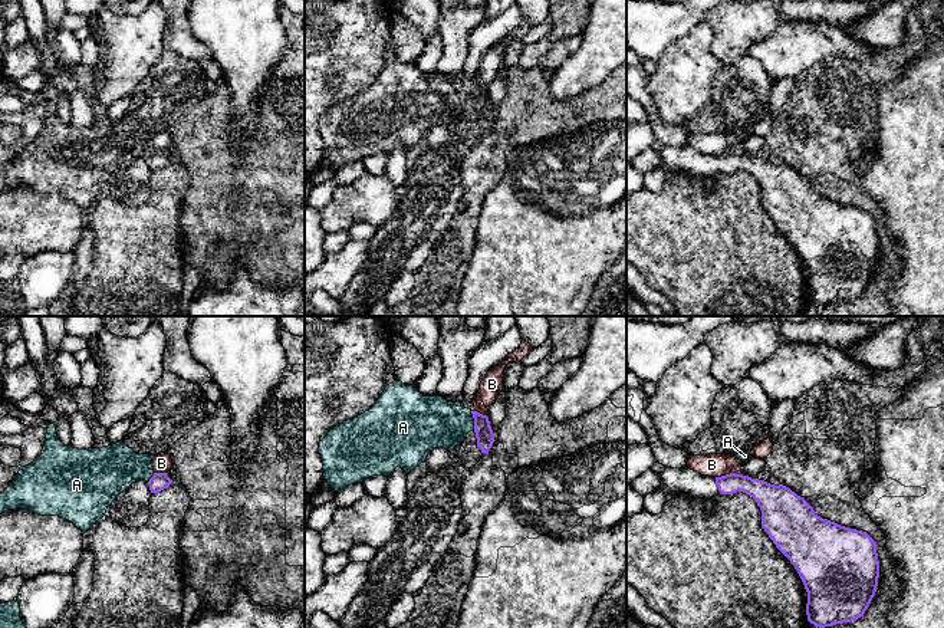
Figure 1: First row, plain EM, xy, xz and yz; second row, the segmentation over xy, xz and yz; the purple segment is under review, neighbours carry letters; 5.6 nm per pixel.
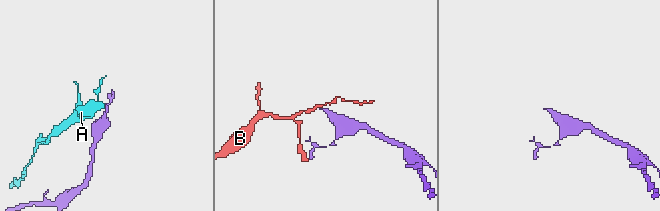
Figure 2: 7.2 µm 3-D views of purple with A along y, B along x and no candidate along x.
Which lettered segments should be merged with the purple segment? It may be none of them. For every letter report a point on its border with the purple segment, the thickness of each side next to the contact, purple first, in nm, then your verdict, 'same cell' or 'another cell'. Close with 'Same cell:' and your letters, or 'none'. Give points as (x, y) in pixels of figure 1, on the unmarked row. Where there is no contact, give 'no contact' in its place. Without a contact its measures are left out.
A: xz (474, 98) | 100/300 nm | another cell
B: yz (726, 153) | 140/130 nm | another cell
Same cell: none

